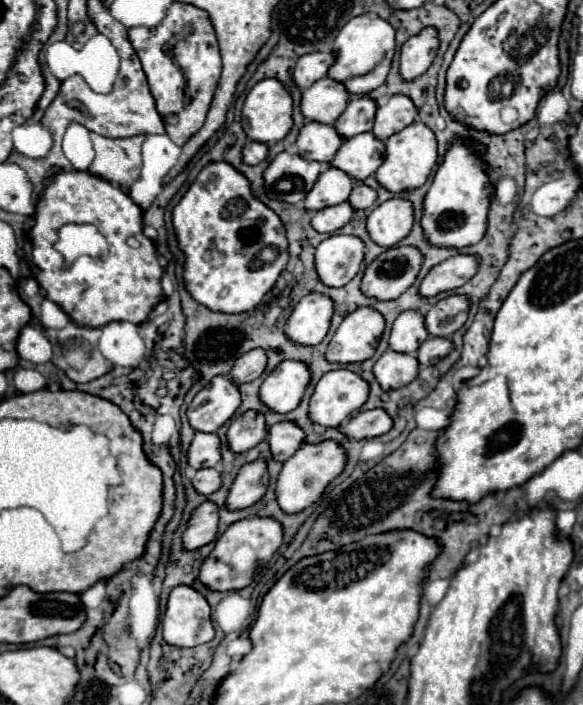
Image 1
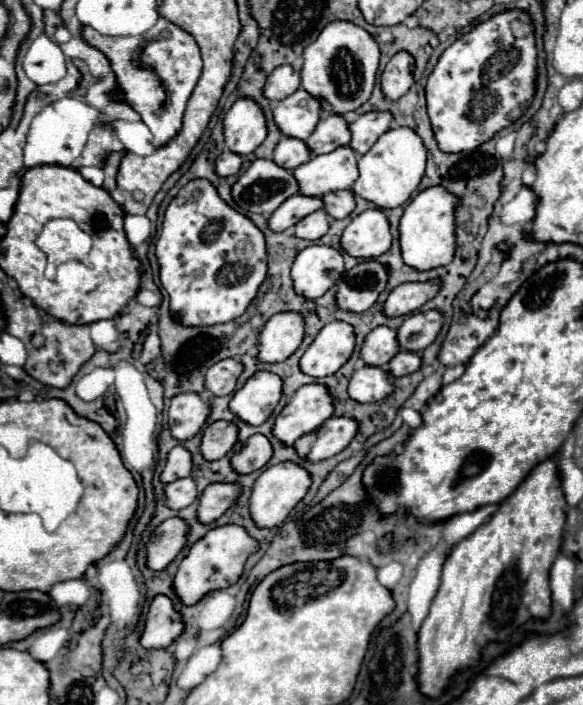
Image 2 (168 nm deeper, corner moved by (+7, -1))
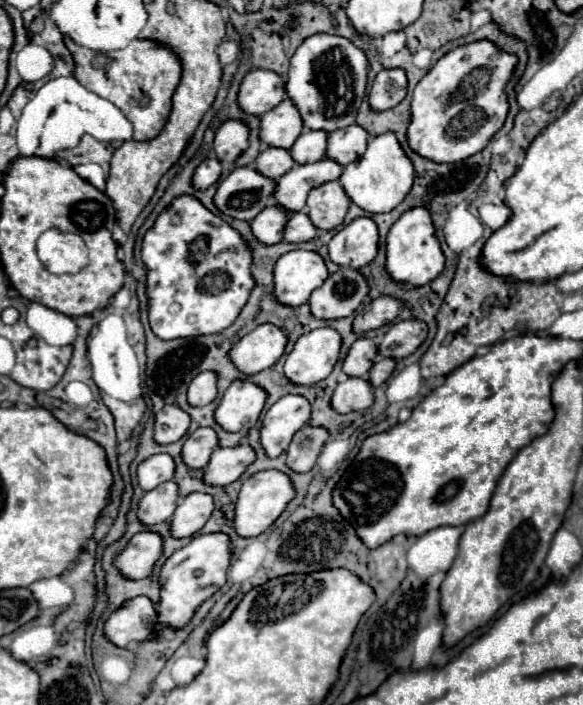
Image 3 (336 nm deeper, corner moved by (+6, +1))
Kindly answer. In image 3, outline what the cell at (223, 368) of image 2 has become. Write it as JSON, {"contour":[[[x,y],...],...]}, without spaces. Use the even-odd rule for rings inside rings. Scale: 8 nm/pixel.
{"contour":[[[203,372],[193,378],[193,382],[187,388],[187,402],[191,406],[205,406],[213,402],[217,396],[215,392],[215,372]]]}

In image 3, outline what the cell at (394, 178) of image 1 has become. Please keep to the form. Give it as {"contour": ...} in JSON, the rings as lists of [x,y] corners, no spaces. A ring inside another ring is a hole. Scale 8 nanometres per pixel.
{"contour":[[[387,132],[383,136],[375,136],[373,140],[369,140],[365,154],[343,168],[339,184],[343,186],[345,194],[353,204],[357,204],[369,214],[379,214],[379,212],[391,212],[395,206],[403,202],[403,198],[411,190],[413,178],[415,174],[411,160],[405,156],[397,138],[391,136],[391,132]]]}

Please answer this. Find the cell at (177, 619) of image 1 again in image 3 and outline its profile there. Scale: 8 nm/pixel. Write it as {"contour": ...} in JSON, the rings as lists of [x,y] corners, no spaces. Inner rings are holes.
{"contour":[[[147,596],[125,600],[103,624],[109,642],[125,648],[131,640],[147,640],[149,628],[155,624],[155,604]]]}

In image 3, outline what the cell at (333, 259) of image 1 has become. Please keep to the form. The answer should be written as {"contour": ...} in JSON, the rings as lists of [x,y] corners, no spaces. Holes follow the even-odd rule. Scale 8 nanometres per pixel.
{"contour":[[[287,252],[273,268],[273,296],[283,306],[301,306],[327,276],[327,266],[317,252]]]}

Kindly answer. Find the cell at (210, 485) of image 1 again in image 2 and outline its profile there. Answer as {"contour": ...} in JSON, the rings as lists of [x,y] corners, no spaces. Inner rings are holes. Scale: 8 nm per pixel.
{"contour":[[[186,476],[186,478],[178,478],[170,484],[166,484],[166,504],[170,508],[186,508],[190,506],[194,500],[198,498],[198,490],[196,490],[196,482]]]}

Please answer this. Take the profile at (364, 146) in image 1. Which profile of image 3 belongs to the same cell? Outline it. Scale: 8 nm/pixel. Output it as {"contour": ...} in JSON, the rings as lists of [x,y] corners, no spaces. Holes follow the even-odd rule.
{"contour":[[[323,158],[313,164],[297,164],[287,174],[283,174],[273,190],[273,200],[277,206],[295,214],[305,208],[307,192],[315,188],[315,184],[325,184],[329,180],[337,180],[341,176],[339,164],[331,164],[331,160]]]}

